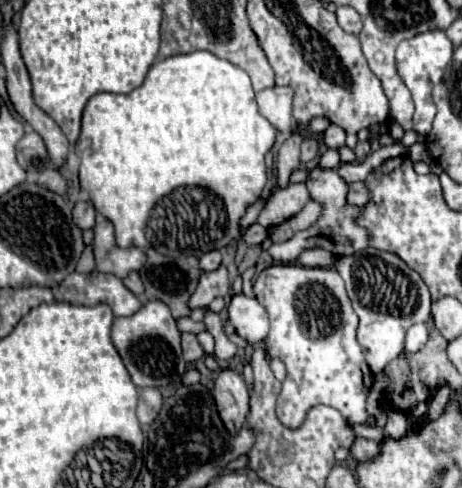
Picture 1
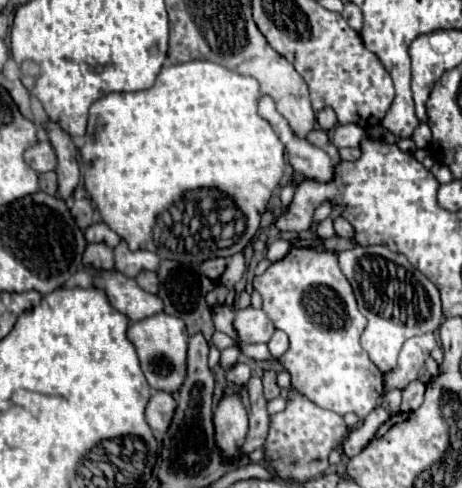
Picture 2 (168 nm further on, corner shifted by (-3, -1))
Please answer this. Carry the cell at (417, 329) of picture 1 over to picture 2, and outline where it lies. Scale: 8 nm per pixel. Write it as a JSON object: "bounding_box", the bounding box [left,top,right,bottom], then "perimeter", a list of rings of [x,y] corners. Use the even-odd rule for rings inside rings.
{"bounding_box":[384,333,436,389],"perimeter":[[[426,333],[414,339],[408,339],[400,351],[398,357],[398,367],[394,371],[390,371],[388,375],[384,375],[384,385],[386,389],[398,387],[404,389],[410,381],[416,379],[418,371],[422,369],[426,357],[430,355],[430,351],[436,347],[436,335],[434,333]]]}

